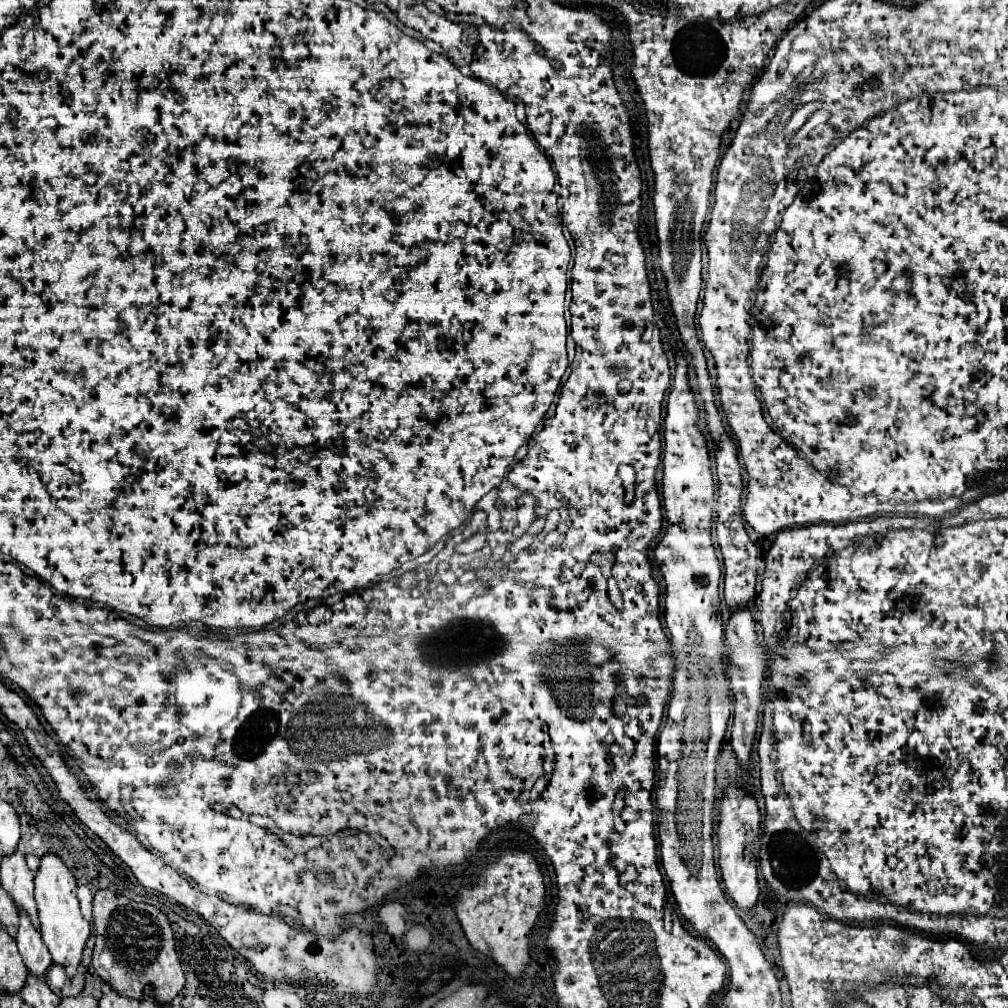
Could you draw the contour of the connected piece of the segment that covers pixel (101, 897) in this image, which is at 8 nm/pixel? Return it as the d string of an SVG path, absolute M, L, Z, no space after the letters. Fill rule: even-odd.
M100 889L94 895L92 915L96 927L92 967L96 969L100 979L122 997L142 1001L144 987L150 985L160 1005L172 1003L174 997L182 991L186 979L176 955L174 935L166 915L148 903L136 903L108 889Z

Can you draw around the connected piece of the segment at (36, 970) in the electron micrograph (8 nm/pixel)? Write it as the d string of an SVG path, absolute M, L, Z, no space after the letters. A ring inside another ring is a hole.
M20 913L20 927L18 927L16 943L18 943L22 961L28 967L28 971L36 977L44 977L48 967L52 965L52 957L46 945L42 943L38 929L32 925L26 913Z

